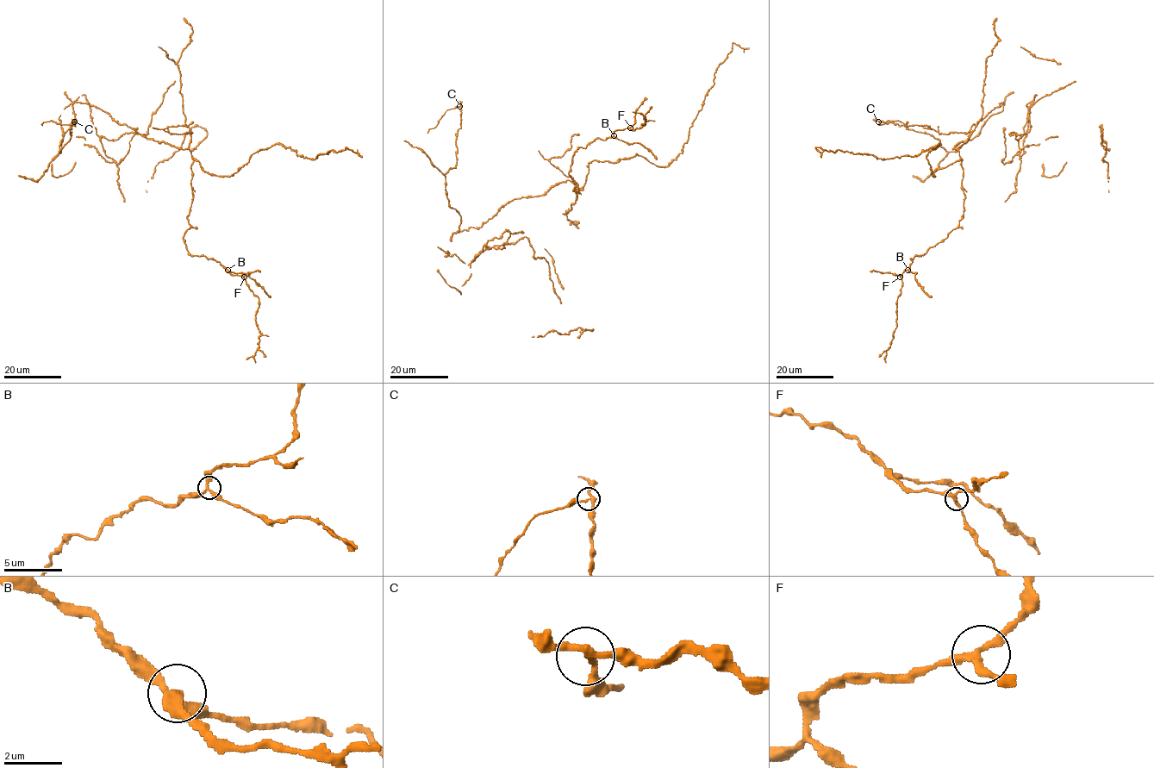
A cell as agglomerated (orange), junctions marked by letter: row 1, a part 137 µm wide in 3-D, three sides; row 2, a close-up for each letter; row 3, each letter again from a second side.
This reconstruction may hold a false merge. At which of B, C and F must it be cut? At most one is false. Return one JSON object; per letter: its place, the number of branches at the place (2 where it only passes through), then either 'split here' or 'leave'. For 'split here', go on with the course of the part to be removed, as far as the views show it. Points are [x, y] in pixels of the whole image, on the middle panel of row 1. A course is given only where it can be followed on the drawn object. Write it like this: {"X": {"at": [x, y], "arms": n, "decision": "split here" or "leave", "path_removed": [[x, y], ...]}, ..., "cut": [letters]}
{"B": {"at": [614, 135], "arms": 3, "decision": "leave"}, "C": {"at": [459, 106], "arms": 3, "decision": "split here", "path_removed": [[459, 106], [448, 109], [427, 133]]}, "F": {"at": [630, 128], "arms": 3, "decision": "leave"}, "cut": ["C"]}

